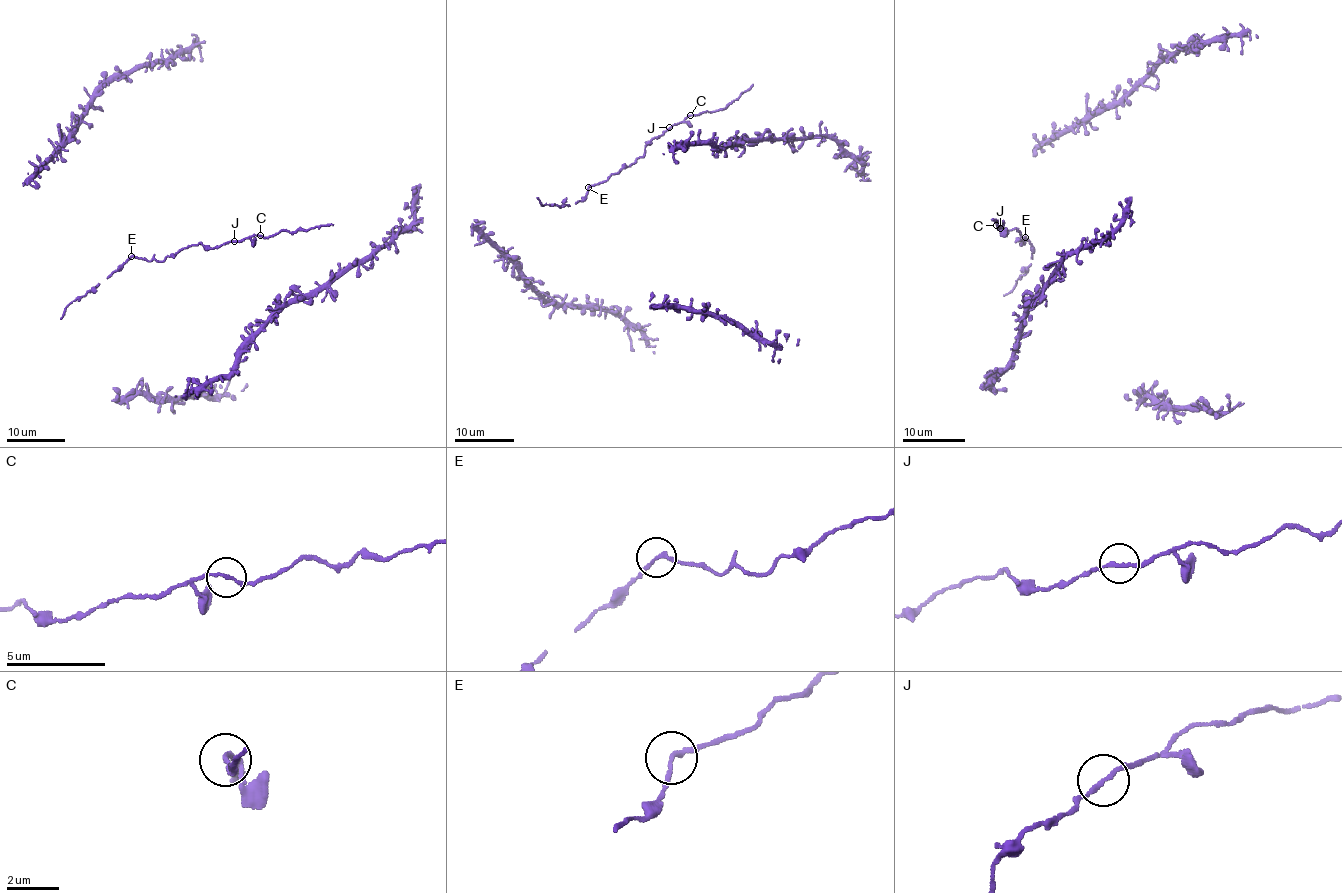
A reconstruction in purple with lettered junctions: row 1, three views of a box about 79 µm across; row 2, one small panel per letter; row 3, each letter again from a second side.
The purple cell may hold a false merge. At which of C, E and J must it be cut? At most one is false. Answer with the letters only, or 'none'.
none

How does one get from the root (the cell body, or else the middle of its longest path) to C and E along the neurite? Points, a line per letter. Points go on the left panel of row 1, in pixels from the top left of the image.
C: (233, 242), (259, 235)
E: (233, 242), (211, 248), (200, 242), (182, 248), (163, 260), (131, 256)

